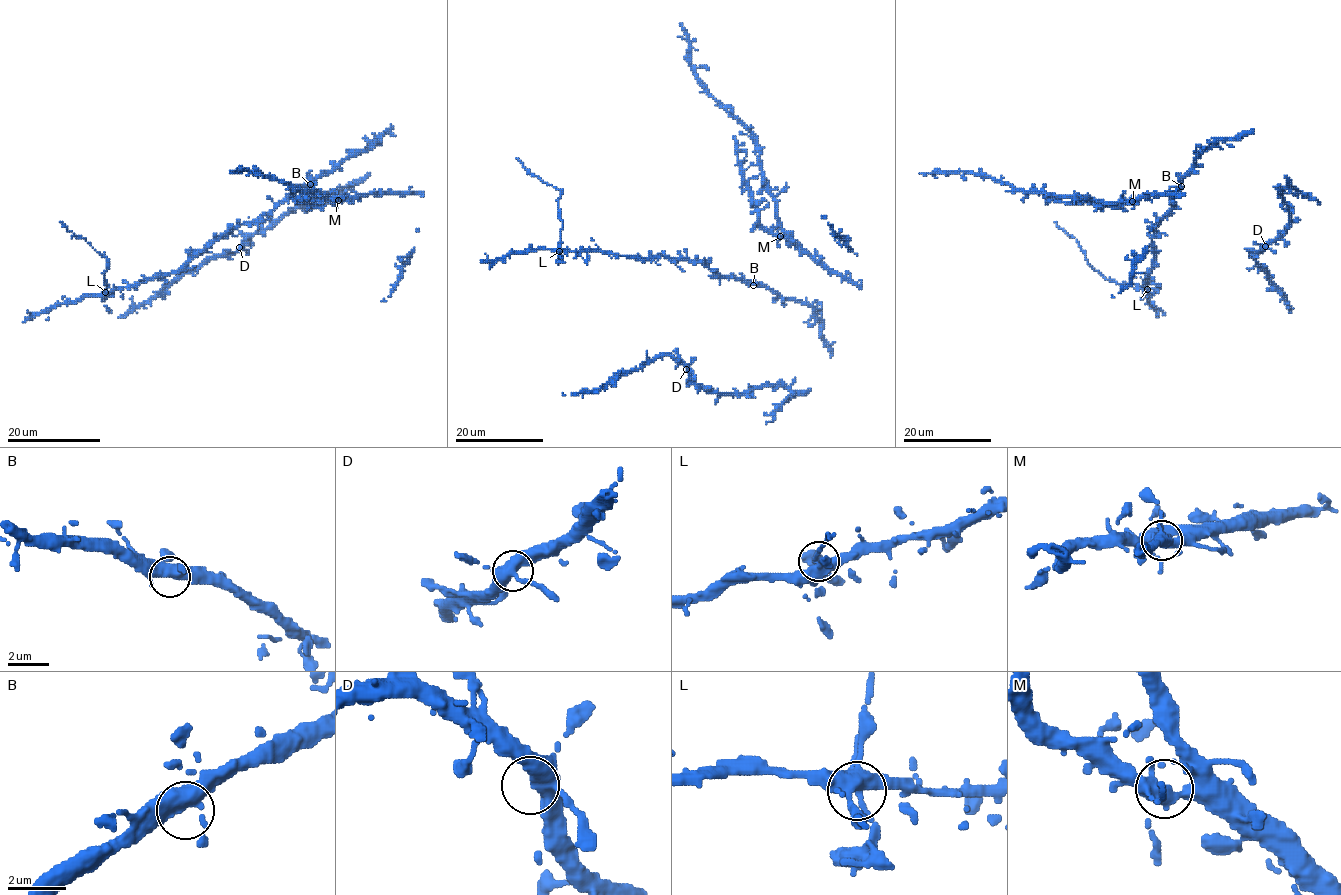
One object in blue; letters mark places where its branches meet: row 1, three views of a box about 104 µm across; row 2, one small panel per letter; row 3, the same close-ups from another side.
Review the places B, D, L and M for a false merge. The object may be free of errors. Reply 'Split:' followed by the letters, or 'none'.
Split: none

